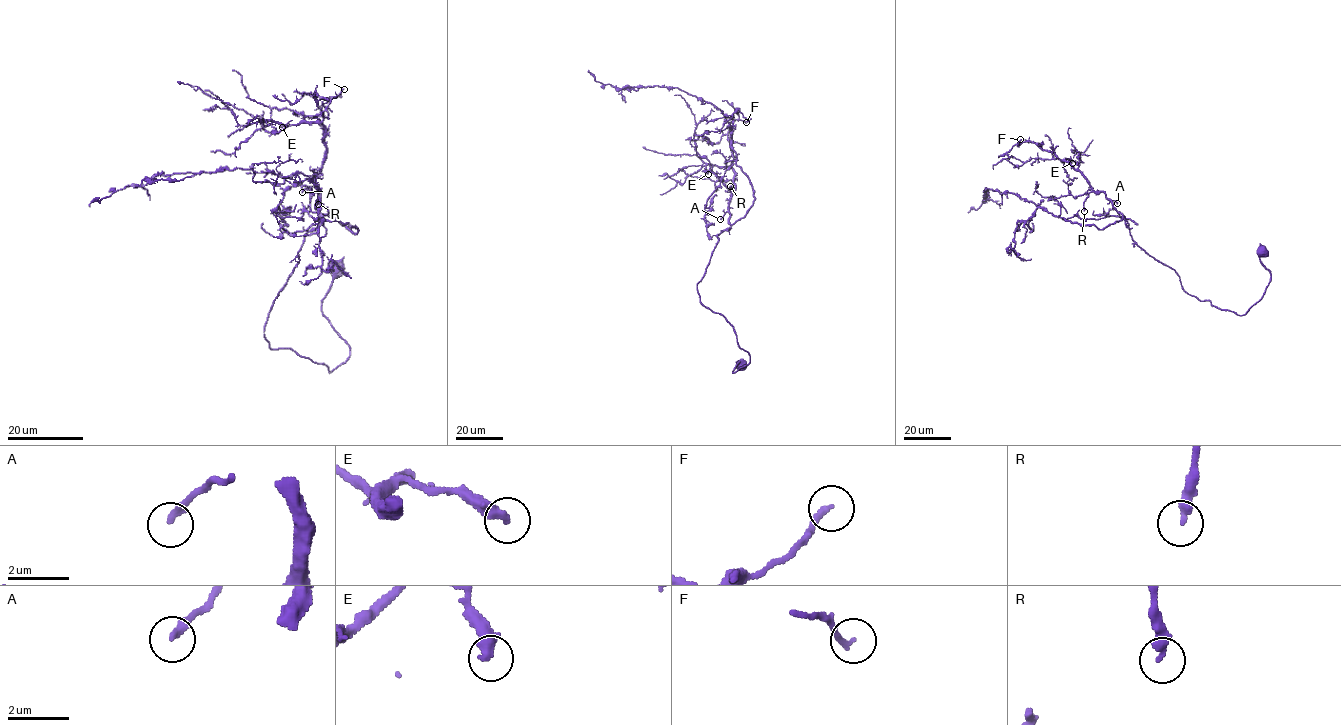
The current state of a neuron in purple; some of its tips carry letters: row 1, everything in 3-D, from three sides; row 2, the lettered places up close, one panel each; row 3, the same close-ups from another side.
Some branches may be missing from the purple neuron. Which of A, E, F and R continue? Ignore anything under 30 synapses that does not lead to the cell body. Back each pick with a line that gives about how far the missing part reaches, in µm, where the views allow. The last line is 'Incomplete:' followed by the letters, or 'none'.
E: about 15 µm are missing
Incomplete: E

